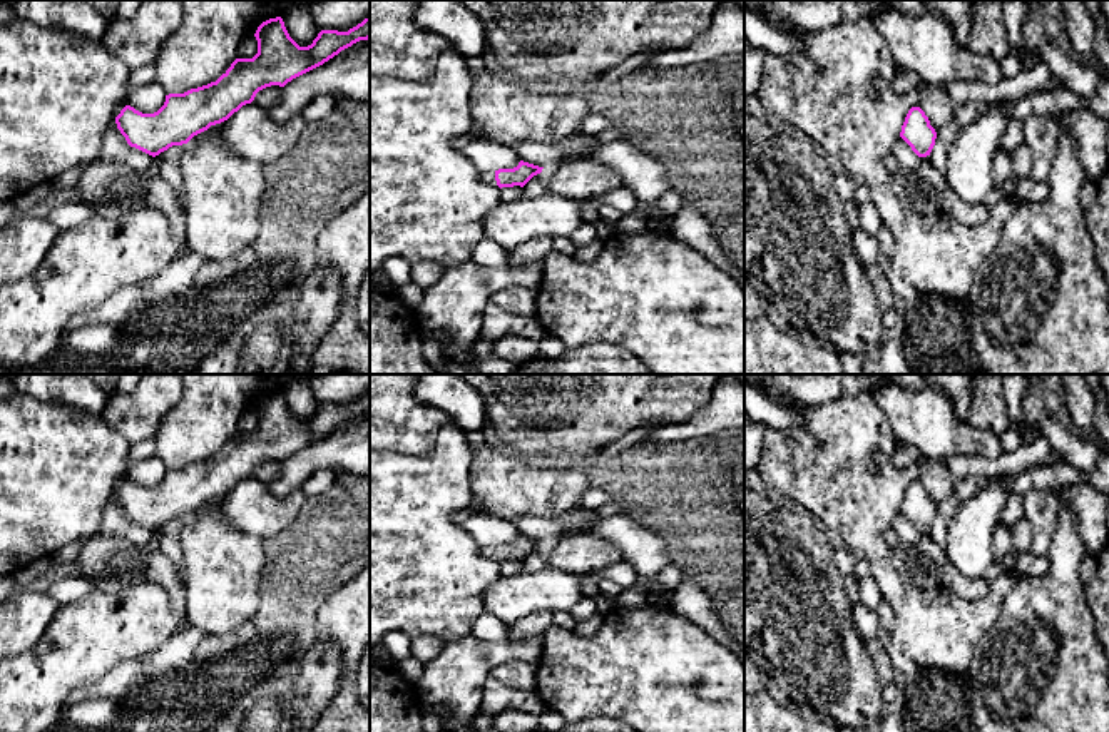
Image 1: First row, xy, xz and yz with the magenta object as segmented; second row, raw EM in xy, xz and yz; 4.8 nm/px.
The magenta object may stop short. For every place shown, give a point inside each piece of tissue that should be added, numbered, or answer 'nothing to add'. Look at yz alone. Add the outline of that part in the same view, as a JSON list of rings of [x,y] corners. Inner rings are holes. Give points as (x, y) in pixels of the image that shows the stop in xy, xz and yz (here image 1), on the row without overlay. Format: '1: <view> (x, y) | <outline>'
1: yz (925, 560) | [[[928,530],[920,531],[920,538],[905,546],[905,568],[902,578],[923,590],[943,587],[942,575],[947,565],[947,555],[932,538]]]

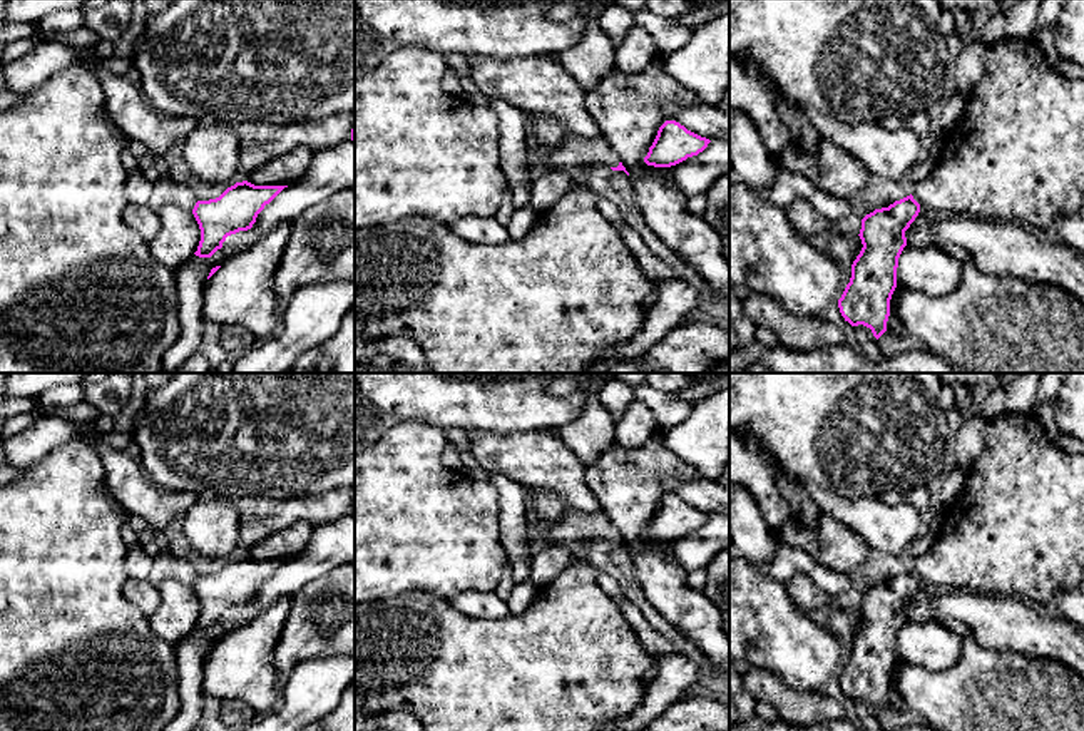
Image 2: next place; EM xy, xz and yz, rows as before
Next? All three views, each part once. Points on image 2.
nothing to add

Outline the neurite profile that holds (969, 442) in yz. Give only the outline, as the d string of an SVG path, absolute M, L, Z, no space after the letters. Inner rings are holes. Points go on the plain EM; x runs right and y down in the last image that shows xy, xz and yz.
M970 413L964 418L954 442L952 442L952 468L962 468L969 472L982 453L985 438L984 432L987 418L979 413Z

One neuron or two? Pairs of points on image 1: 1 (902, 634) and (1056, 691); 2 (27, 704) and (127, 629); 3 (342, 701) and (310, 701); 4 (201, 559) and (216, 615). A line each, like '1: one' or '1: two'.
1: two
2: one
3: two
4: one

